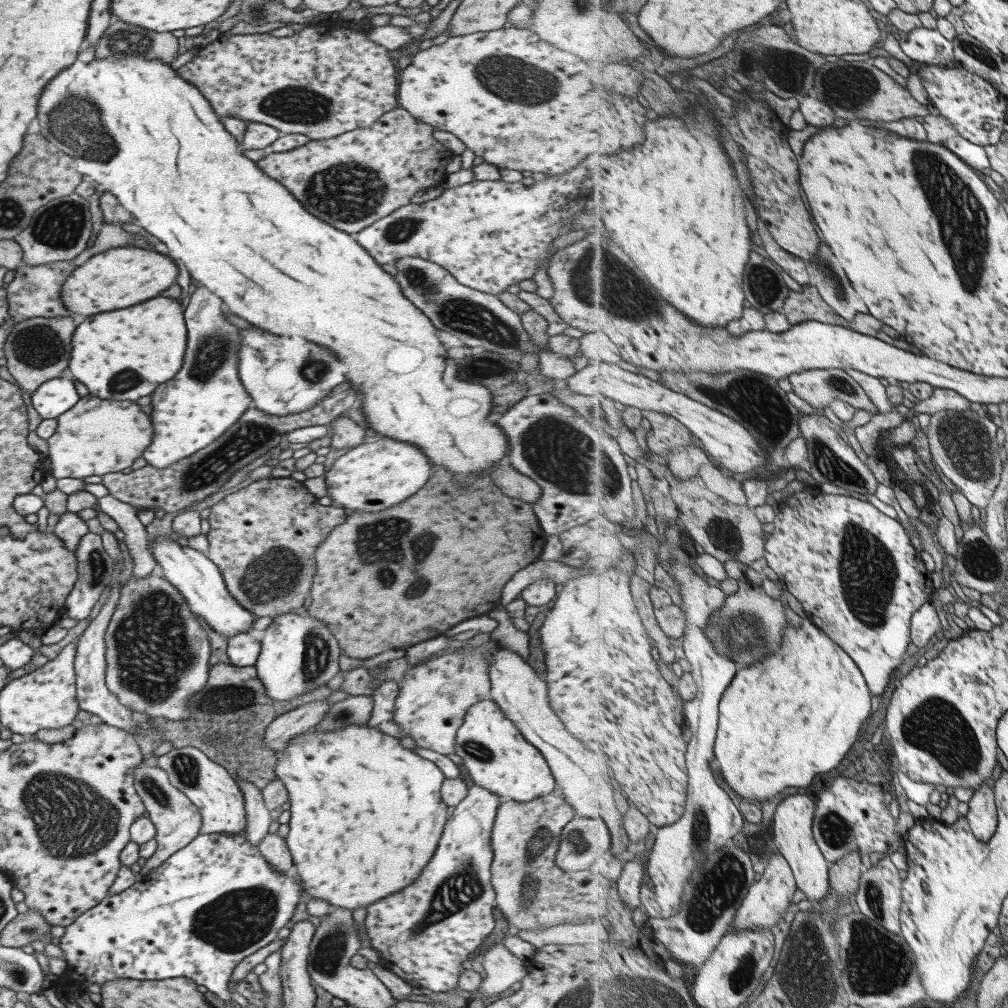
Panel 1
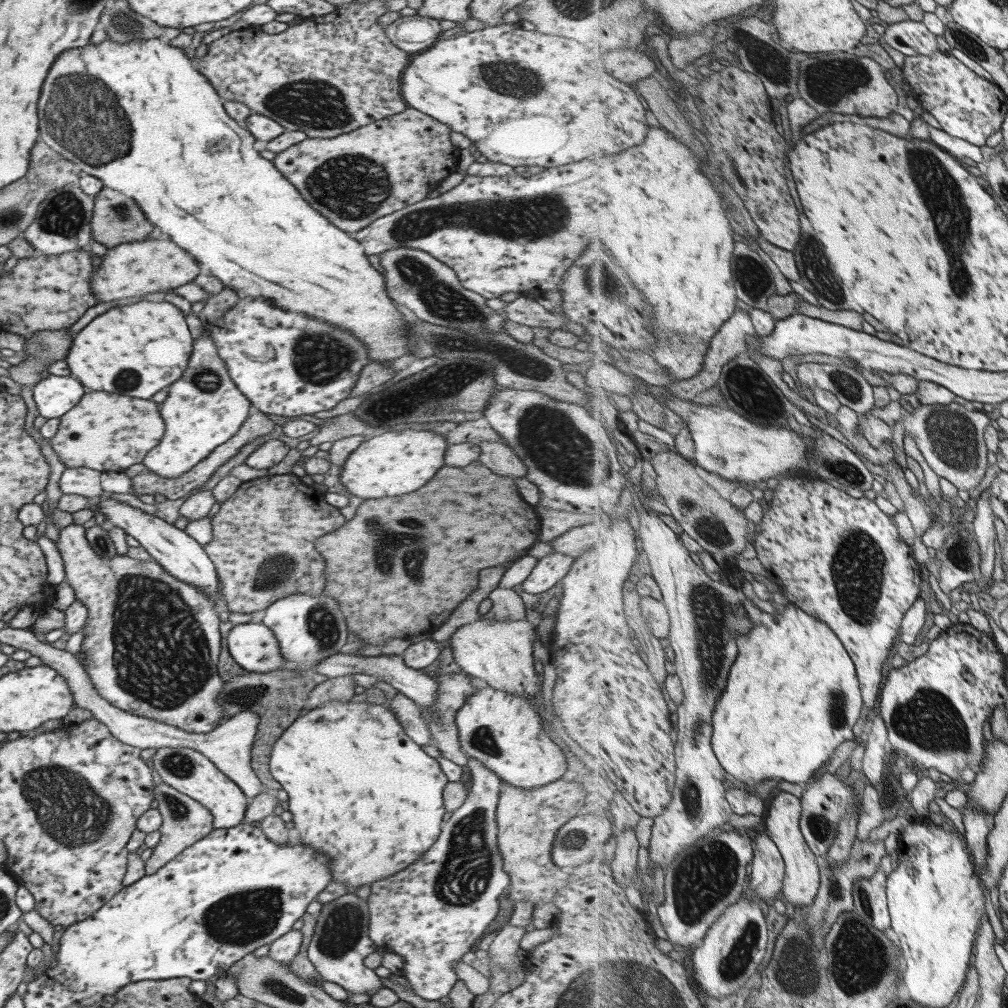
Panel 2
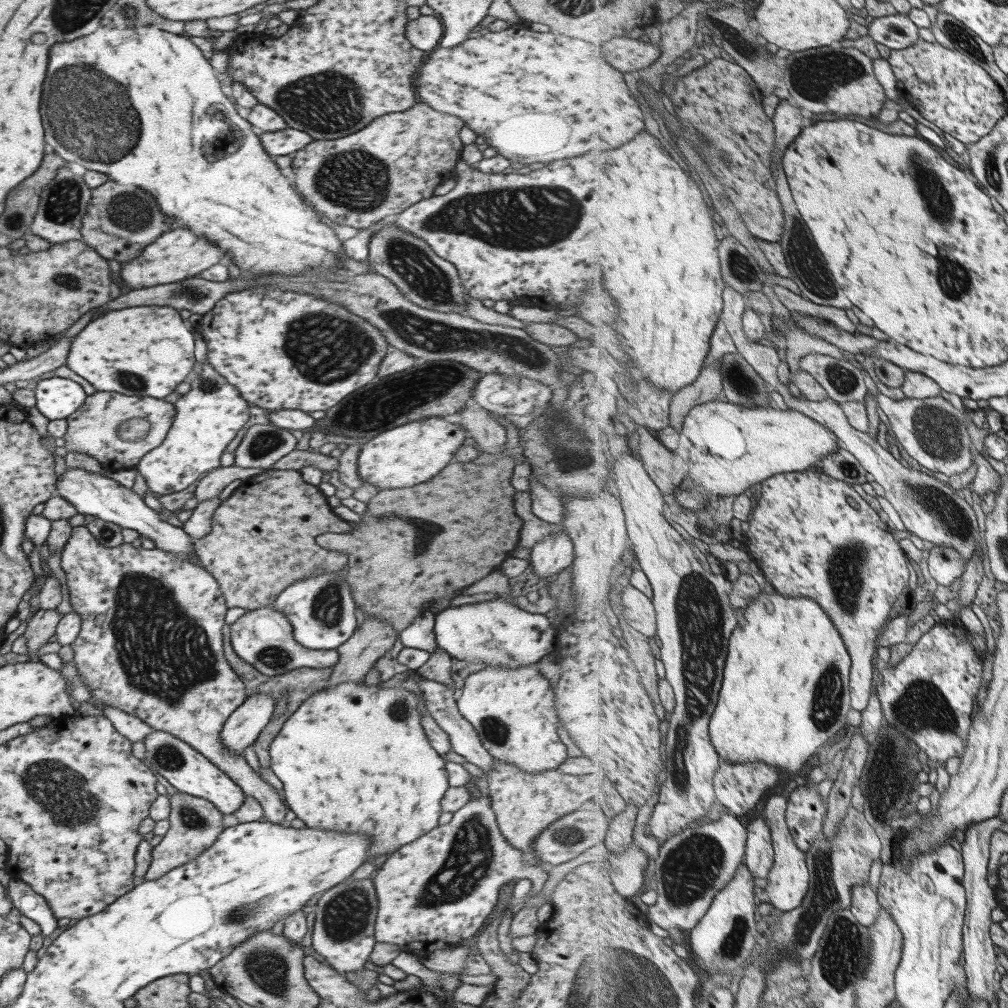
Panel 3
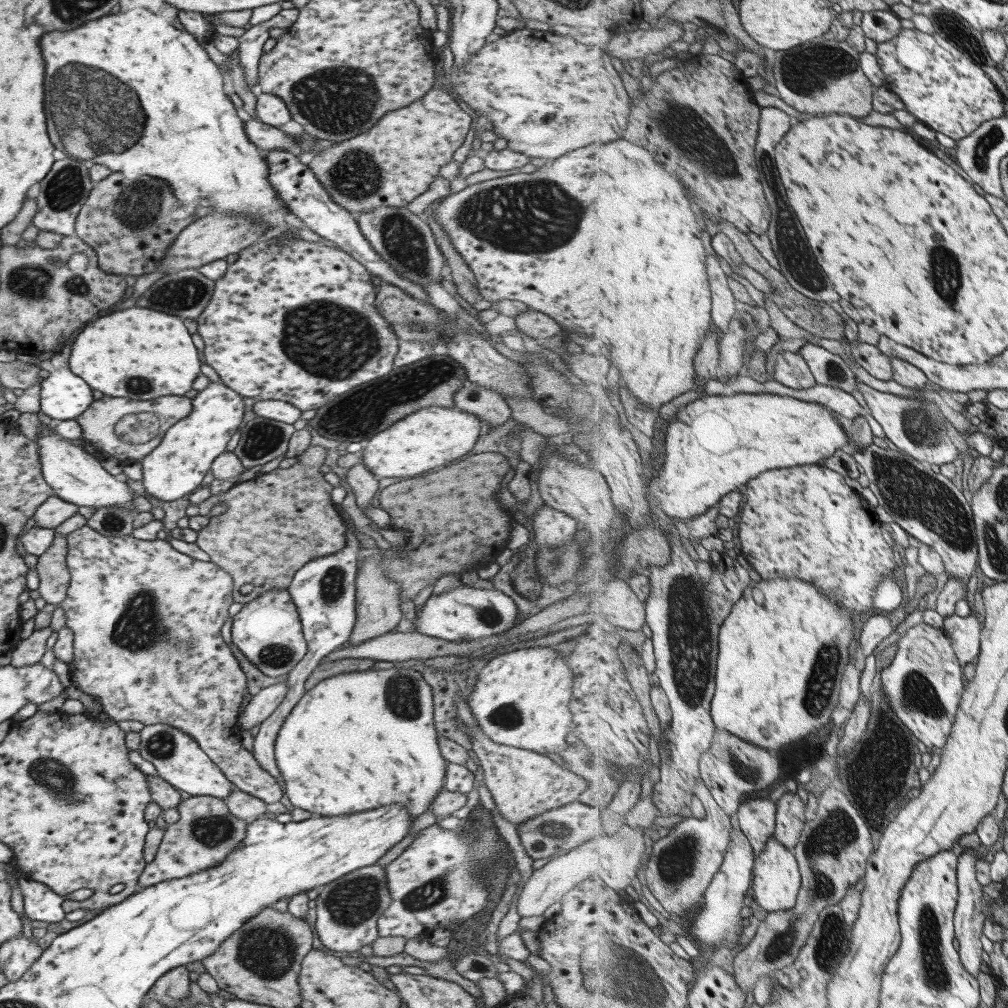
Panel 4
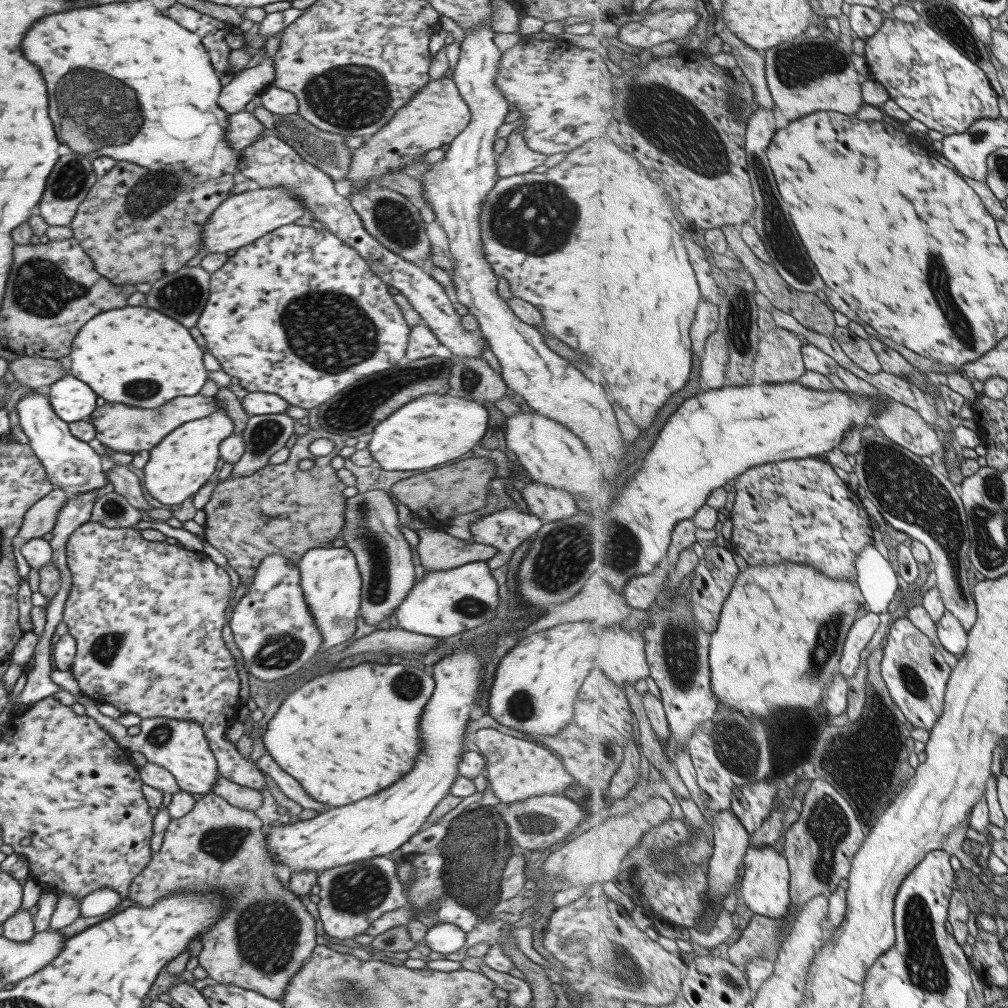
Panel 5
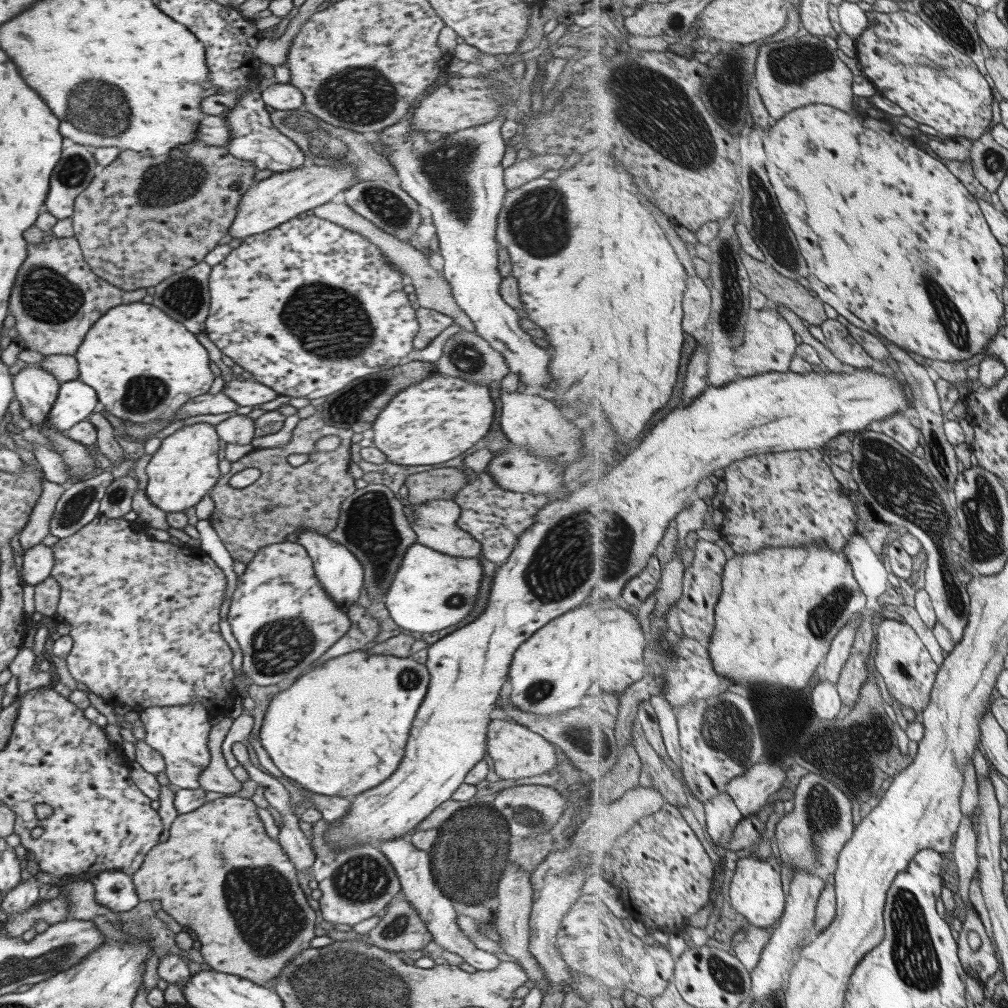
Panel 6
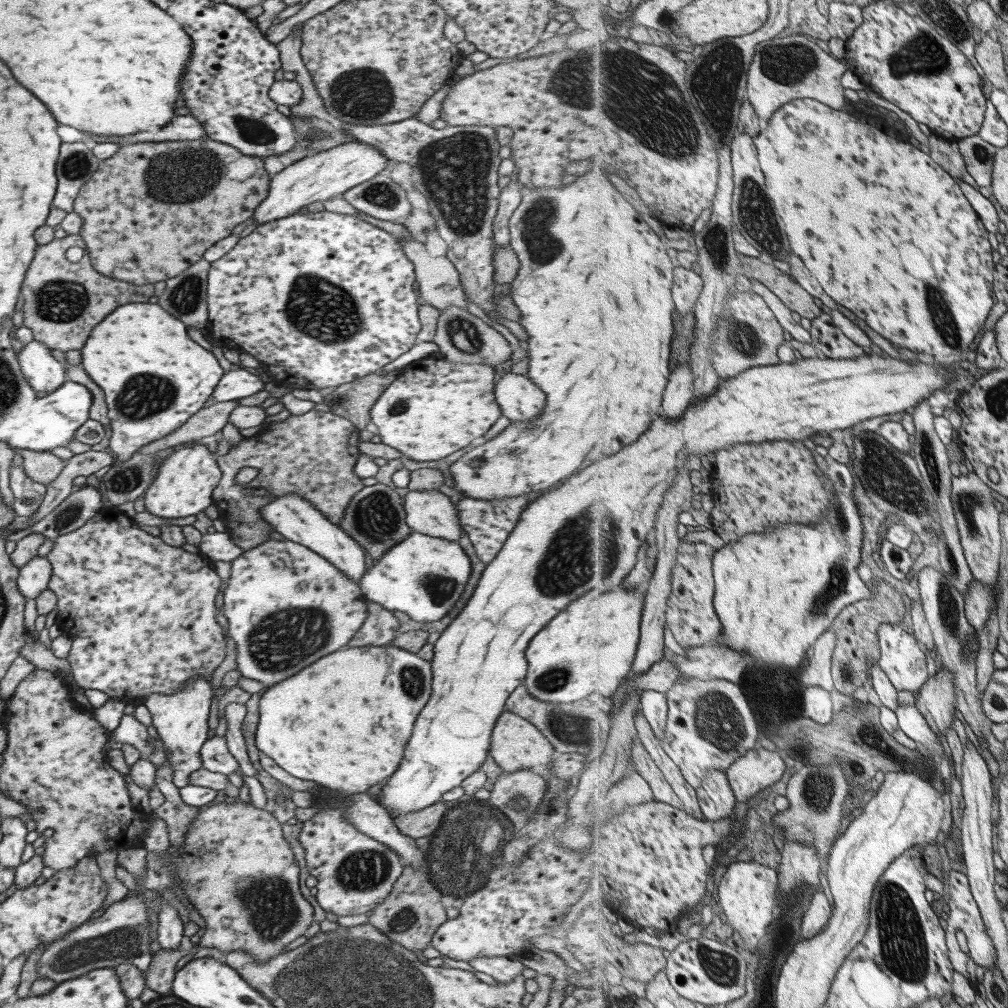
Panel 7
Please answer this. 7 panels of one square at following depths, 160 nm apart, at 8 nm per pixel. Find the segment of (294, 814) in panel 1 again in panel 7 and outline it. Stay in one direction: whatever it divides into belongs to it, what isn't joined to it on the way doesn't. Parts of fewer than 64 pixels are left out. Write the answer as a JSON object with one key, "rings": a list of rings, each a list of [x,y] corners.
{"rings":[[[387,644],[383,646],[343,647],[338,649],[337,652],[329,654],[329,656],[325,656],[325,658],[321,658],[321,660],[305,666],[295,676],[286,678],[268,687],[258,700],[258,722],[254,735],[254,744],[259,752],[268,756],[277,766],[295,778],[315,782],[317,785],[334,790],[334,792],[343,794],[344,796],[363,793],[370,786],[381,782],[383,778],[391,776],[397,770],[397,766],[399,766],[399,762],[401,762],[401,757],[403,756],[405,743],[410,737],[415,717],[429,698],[431,681],[432,672],[430,671],[430,662],[419,658],[416,653],[403,650],[401,647]]]}

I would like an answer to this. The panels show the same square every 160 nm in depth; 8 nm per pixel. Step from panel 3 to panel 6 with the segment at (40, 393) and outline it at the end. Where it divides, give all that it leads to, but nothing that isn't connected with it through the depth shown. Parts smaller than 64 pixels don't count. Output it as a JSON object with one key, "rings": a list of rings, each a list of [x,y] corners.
{"rings":[[[78,378],[63,382],[48,412],[44,429],[57,429],[63,433],[74,424],[87,420],[98,408],[96,394],[90,386]]]}

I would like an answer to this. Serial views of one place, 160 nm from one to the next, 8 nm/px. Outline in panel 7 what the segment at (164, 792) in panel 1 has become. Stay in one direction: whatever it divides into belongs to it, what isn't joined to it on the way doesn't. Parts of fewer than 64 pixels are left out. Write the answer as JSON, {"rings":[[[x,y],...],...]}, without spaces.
{"rings":[[[223,797],[218,799],[203,808],[199,808],[194,819],[188,824],[188,829],[184,834],[182,845],[177,846],[177,852],[171,854],[166,849],[166,853],[163,854],[163,860],[167,860],[167,870],[171,870],[175,874],[173,878],[173,884],[178,885],[184,896],[187,897],[189,904],[192,908],[197,910],[197,914],[203,918],[205,922],[205,930],[203,935],[198,941],[198,945],[203,948],[217,948],[221,952],[227,953],[232,950],[244,950],[246,954],[252,956],[254,962],[267,962],[274,955],[284,952],[283,948],[293,942],[295,938],[299,938],[309,928],[309,924],[312,921],[313,909],[312,906],[302,897],[300,889],[298,888],[298,864],[292,855],[288,842],[283,838],[282,830],[279,822],[274,818],[271,813],[264,809],[257,809],[249,803],[242,802],[238,798],[232,802],[227,803]]]}

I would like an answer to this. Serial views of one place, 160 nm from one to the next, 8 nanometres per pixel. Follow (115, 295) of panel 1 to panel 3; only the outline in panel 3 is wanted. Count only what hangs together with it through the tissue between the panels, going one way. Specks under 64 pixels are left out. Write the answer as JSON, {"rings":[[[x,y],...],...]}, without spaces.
{"rings":[[[178,227],[161,233],[131,261],[121,263],[116,281],[123,291],[170,284],[196,276],[202,270],[223,260],[223,250],[219,250],[219,246],[188,228]]]}

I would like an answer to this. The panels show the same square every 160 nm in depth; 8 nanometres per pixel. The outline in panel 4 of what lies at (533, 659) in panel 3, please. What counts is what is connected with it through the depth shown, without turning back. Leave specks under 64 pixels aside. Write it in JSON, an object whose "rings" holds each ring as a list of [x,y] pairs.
{"rings":[[[464,584],[454,586],[446,592],[431,594],[420,612],[415,610],[415,614],[415,620],[412,622],[415,632],[465,645],[505,633],[519,624],[515,622],[518,620],[517,607],[506,594],[493,588],[475,589]]]}

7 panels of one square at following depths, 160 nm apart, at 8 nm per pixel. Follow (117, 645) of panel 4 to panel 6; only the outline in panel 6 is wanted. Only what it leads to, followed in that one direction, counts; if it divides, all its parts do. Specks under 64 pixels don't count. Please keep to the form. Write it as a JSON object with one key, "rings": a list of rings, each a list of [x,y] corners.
{"rings":[[[98,516],[88,524],[77,530],[75,534],[59,539],[52,547],[53,567],[50,575],[58,582],[60,595],[55,614],[69,626],[69,637],[72,647],[64,658],[71,678],[81,682],[89,692],[93,692],[105,700],[111,707],[130,706],[131,710],[140,712],[145,708],[171,707],[203,702],[209,717],[218,714],[225,716],[231,708],[235,688],[233,684],[234,671],[231,669],[232,652],[221,637],[218,628],[219,606],[221,606],[225,592],[225,576],[223,572],[202,552],[199,547],[178,546],[169,541],[157,541],[146,536],[144,530],[135,522],[127,522],[123,518],[107,519]]]}

